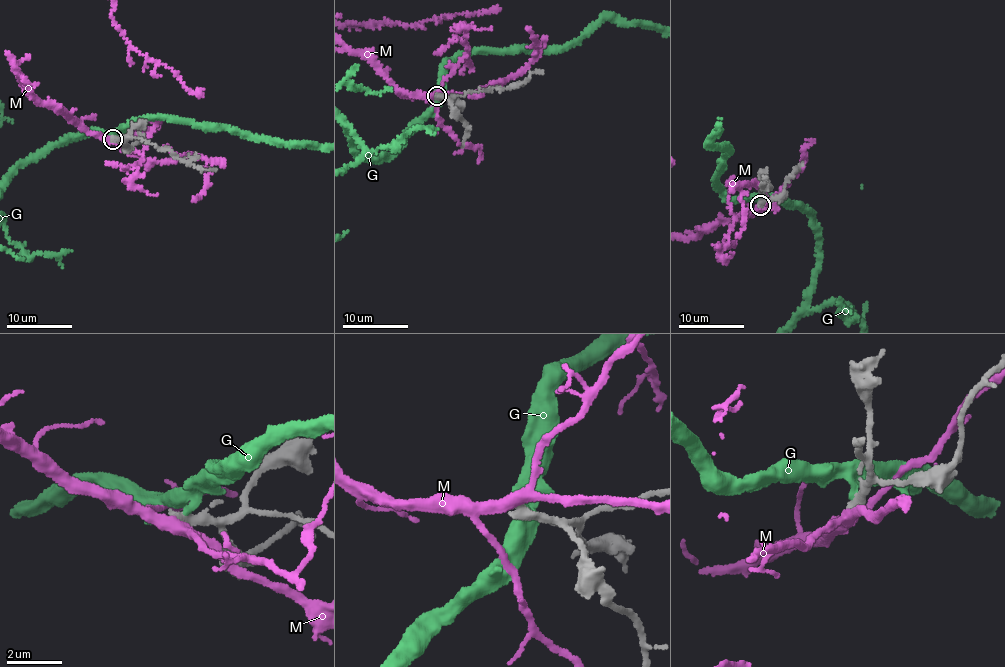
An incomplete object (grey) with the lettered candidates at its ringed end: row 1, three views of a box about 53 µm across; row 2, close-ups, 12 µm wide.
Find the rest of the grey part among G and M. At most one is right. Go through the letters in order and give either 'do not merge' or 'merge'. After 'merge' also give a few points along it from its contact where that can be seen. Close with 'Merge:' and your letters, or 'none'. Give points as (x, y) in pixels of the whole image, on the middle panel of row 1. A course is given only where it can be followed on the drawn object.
G: do not merge
M: do not merge
Merge: none

